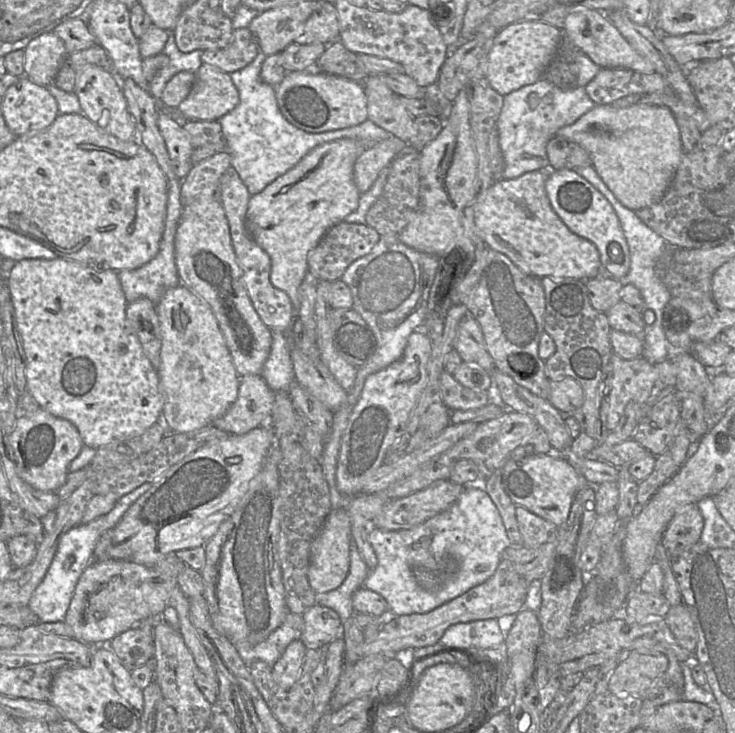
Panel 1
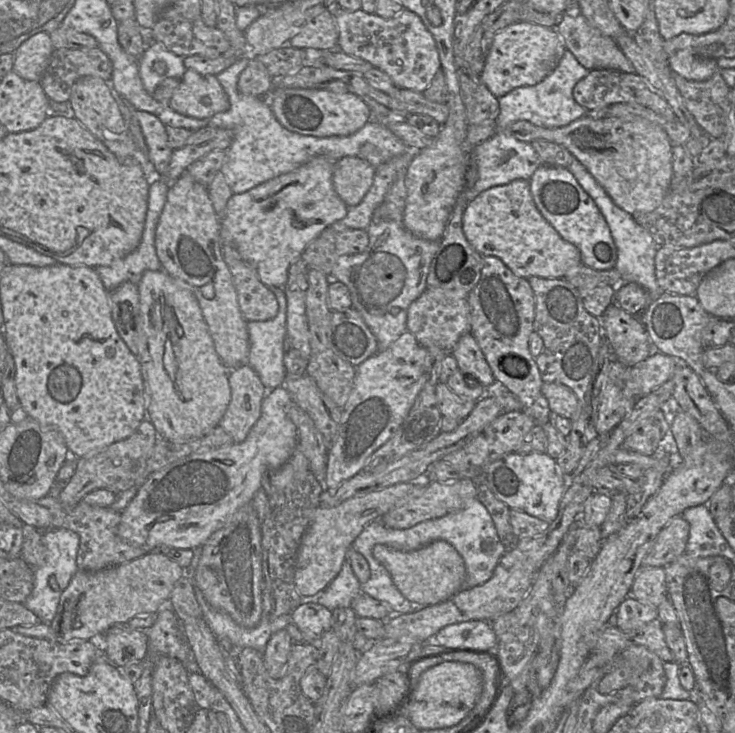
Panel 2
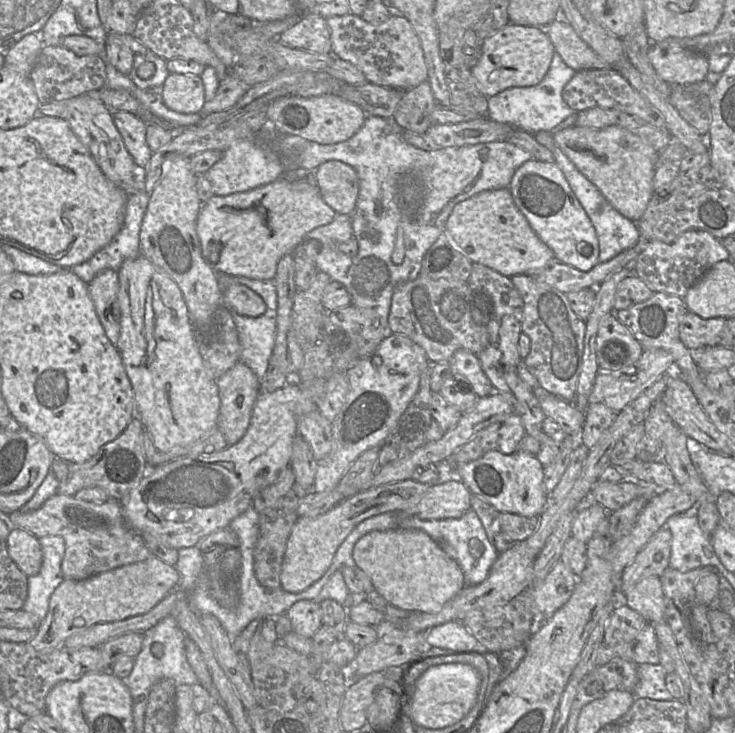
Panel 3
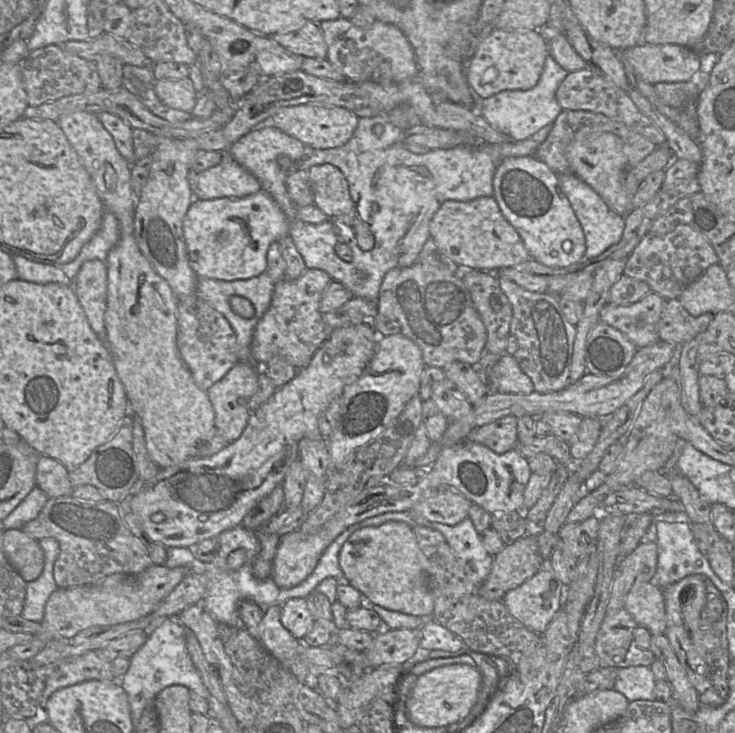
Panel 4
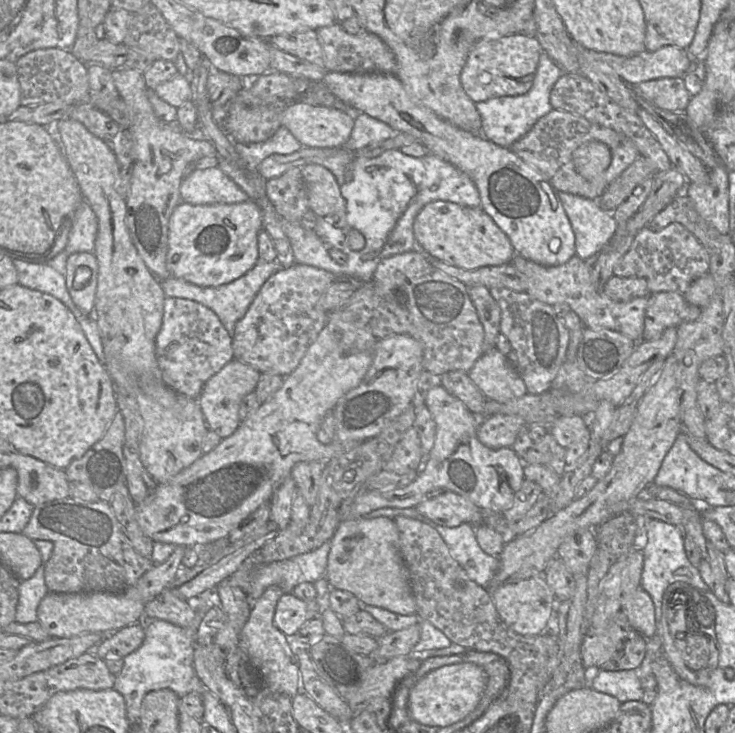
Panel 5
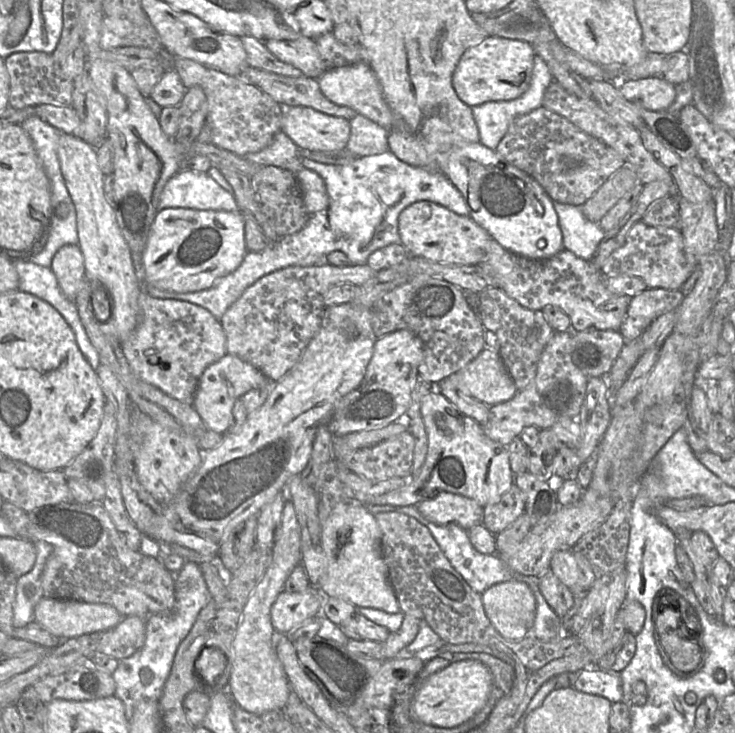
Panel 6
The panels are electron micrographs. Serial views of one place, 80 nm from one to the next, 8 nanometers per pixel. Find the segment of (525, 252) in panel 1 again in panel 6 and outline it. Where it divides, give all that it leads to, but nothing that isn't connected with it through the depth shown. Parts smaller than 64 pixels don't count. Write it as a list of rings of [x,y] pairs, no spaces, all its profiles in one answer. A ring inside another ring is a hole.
[[[419,201],[405,208],[398,220],[400,243],[413,257],[450,265],[473,266],[483,262],[489,243],[495,241],[469,215],[462,216],[430,201]]]

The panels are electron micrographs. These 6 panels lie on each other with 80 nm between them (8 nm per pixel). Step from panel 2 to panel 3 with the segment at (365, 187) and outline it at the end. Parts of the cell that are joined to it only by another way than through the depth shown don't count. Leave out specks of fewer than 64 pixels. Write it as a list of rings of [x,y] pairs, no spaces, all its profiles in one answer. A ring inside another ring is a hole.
[[[328,161],[313,171],[323,200],[338,214],[351,215],[356,209],[359,179],[356,170],[341,161]]]

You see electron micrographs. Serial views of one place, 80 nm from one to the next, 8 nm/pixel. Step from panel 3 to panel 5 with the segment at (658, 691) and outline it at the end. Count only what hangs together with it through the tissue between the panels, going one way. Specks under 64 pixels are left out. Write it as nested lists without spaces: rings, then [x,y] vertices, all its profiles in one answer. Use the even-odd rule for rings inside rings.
[[[588,668],[586,687],[615,697],[621,703],[641,701],[644,690],[638,676],[638,668],[620,671],[602,671]]]

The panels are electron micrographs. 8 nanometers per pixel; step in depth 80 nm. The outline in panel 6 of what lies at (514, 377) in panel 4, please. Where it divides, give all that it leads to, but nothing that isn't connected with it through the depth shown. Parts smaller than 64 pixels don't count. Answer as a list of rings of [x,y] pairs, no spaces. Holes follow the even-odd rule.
[[[484,348],[465,368],[450,375],[445,382],[453,382],[465,394],[488,406],[504,403],[519,391],[498,352],[489,348]]]

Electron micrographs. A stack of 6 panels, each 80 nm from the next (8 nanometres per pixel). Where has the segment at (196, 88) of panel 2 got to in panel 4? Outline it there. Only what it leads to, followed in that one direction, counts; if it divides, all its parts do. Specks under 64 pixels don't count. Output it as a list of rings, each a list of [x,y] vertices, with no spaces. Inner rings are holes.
[[[189,77],[156,81],[153,88],[167,106],[186,112],[194,109],[199,96]]]

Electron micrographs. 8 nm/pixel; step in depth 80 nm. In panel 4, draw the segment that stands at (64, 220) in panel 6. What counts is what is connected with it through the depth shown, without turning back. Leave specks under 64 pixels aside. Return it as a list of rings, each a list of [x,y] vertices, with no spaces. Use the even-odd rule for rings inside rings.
[[[105,212],[102,218],[100,228],[95,235],[86,243],[75,260],[64,265],[55,265],[73,280],[82,264],[88,260],[98,259],[105,262],[108,253],[119,240],[120,228],[116,217]]]

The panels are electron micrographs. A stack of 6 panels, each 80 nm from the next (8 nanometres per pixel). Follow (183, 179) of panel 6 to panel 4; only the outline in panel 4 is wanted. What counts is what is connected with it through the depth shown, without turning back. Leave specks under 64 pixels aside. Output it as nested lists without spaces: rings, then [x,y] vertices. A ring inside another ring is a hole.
[[[230,155],[218,165],[193,173],[192,189],[195,200],[243,198],[261,190],[258,179]]]

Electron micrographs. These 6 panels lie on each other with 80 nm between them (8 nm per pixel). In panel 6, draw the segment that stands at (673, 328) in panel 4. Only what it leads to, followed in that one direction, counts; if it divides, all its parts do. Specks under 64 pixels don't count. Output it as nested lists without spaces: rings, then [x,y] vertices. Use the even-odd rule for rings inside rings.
[[[646,289],[632,297],[619,333],[627,341],[640,338],[655,319],[677,310],[684,298],[680,290]]]

